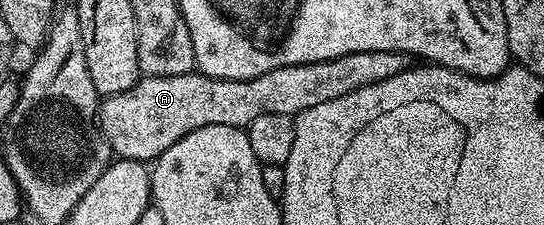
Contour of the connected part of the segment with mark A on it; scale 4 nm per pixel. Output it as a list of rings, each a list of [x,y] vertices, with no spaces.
[[[371,49],[363,53],[347,53],[343,57],[315,61],[307,65],[283,65],[283,69],[271,69],[271,73],[263,73],[247,81],[227,81],[200,73],[183,76],[146,75],[138,78],[131,89],[118,95],[104,96],[99,103],[97,121],[101,132],[105,134],[105,140],[109,142],[110,152],[116,158],[155,161],[164,151],[171,149],[175,141],[187,137],[187,133],[195,129],[203,129],[207,125],[231,125],[247,129],[251,121],[256,121],[266,113],[296,117],[307,109],[315,109],[315,105],[335,101],[335,97],[347,97],[347,93],[355,93],[355,89],[363,89],[363,85],[375,85],[378,81],[387,81],[387,77],[395,77],[399,73],[408,71],[414,63],[414,56],[404,55],[401,51]]]

